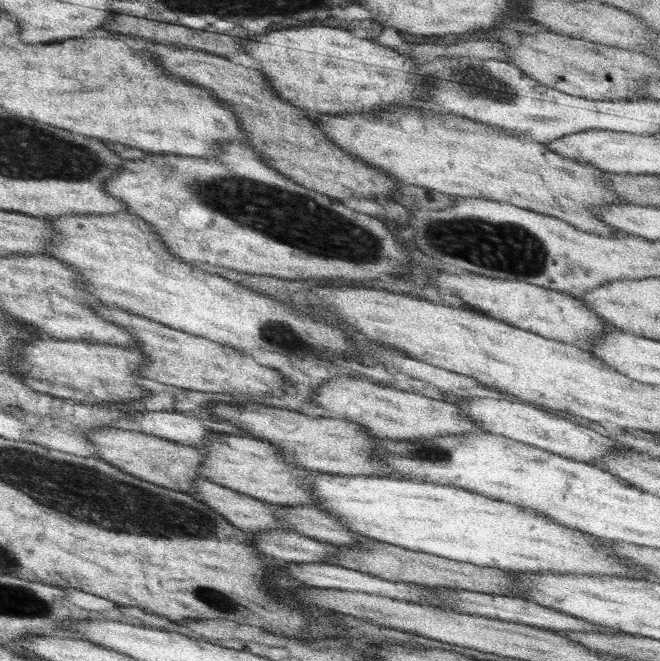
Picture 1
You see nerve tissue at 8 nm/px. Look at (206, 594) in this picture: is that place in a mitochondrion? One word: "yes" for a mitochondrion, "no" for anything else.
yes

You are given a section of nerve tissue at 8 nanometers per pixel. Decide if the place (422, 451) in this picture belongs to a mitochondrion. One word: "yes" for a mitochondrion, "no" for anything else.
yes

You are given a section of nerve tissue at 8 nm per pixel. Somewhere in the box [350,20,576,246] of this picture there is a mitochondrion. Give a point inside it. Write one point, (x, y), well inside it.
(475, 81)

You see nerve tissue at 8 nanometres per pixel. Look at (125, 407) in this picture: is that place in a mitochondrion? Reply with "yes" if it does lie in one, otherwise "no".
no

